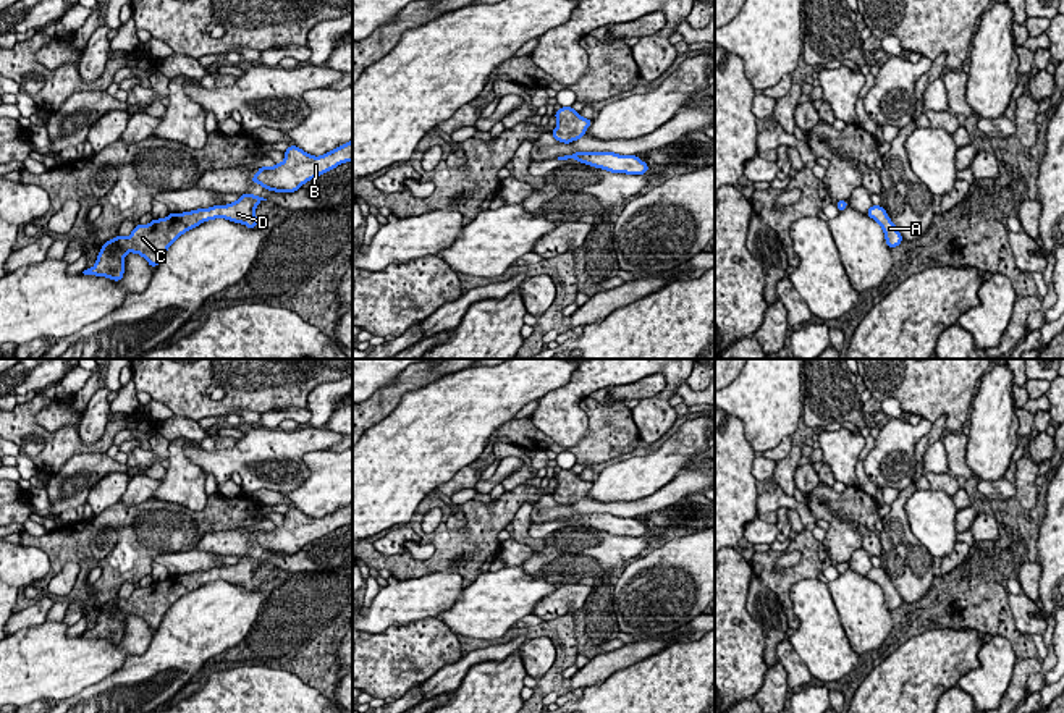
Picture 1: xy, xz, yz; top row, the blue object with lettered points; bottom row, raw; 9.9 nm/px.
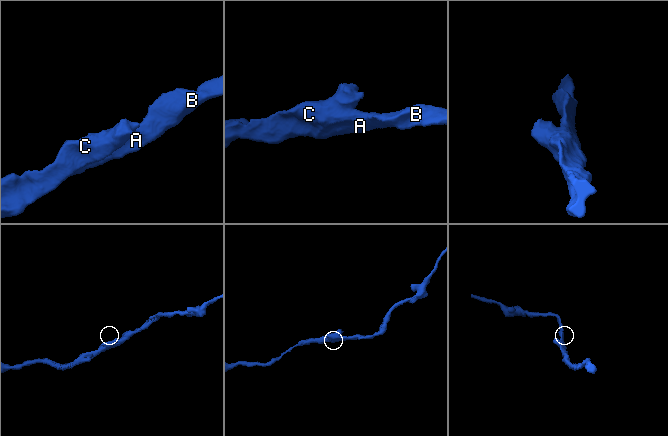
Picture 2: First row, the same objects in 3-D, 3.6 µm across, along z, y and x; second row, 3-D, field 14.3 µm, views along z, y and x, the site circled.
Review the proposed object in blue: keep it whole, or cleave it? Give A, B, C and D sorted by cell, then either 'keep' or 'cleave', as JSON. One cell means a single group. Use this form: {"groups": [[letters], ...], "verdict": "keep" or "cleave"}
{"groups": [["A", "B", "C", "D"]], "verdict": "keep"}

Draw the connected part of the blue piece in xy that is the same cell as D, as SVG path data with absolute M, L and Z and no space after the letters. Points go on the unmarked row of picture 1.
M246 555L233 566L170 576L160 582L154 580L149 587L137 587L128 600L116 597L115 601L108 601L102 608L95 627L82 635L120 643L125 635L125 618L128 614L139 616L150 629L157 629L173 603L207 582L226 580L247 590L255 590L259 585L255 569L262 563L267 561Z

